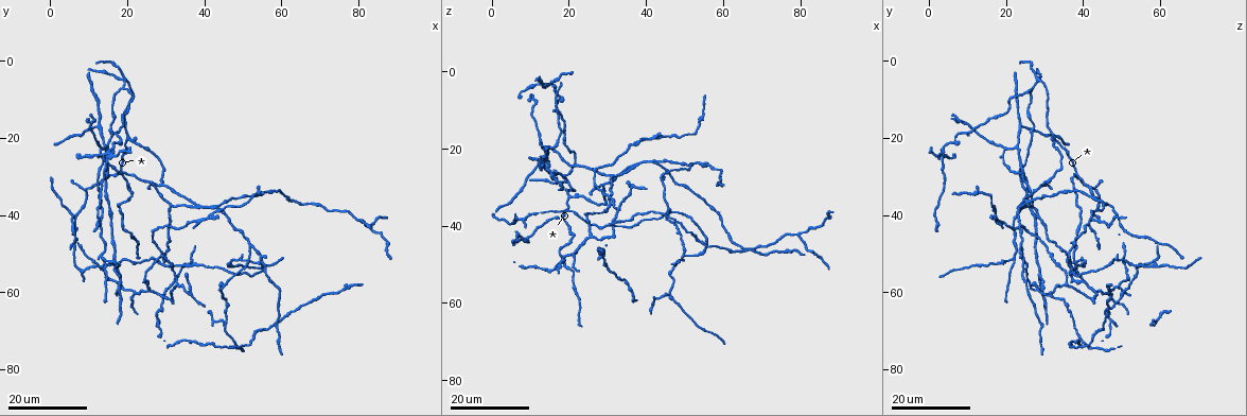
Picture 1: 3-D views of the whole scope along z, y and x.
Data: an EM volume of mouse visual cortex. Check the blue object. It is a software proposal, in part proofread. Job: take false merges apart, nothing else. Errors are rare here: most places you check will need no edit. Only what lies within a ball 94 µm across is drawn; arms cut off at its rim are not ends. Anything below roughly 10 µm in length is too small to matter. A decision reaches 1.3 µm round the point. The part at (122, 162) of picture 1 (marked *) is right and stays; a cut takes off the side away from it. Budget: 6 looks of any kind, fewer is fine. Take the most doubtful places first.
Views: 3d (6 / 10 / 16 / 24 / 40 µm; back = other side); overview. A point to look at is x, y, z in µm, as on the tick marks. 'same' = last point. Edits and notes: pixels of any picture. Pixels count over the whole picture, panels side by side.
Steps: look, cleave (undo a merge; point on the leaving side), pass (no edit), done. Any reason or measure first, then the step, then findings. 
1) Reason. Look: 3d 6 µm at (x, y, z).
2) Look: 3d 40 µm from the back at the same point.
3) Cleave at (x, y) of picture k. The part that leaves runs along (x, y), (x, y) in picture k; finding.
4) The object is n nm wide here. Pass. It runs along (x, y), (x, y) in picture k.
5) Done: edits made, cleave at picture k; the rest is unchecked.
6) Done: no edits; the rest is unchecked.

Three arms meet. Look: 3d 24 µm at (36.5, 61.0, 29.5).

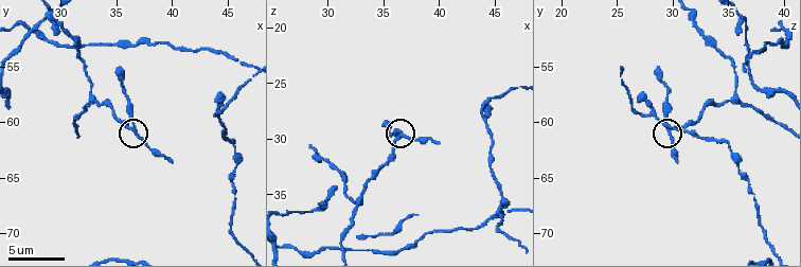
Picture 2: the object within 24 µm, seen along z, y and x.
Look: 3d 6 µm at (36.4, 60.4, 29.8).

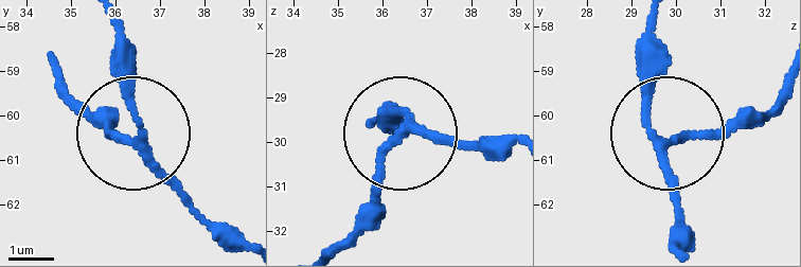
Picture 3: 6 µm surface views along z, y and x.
The object is 170 nm wide here. Pass. It runs along (782, 100), (714, 134), (657, 130), (645, 111), (645, 23) in picture 3; continuous, no second cell.

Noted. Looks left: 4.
A fork. Look: 3d 24 µm at (37.0, 37.5, 24.0).

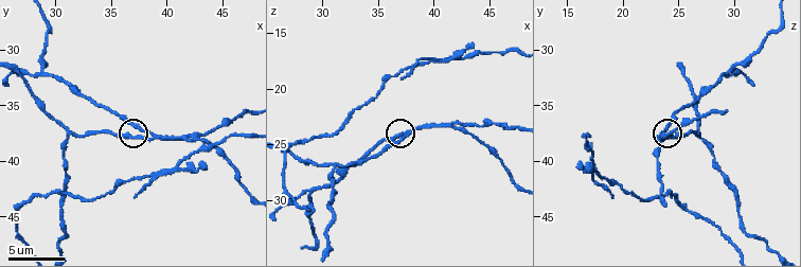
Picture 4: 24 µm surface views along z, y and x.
Look: 3d 10 µm at (37.4, 38.0, 24.2).

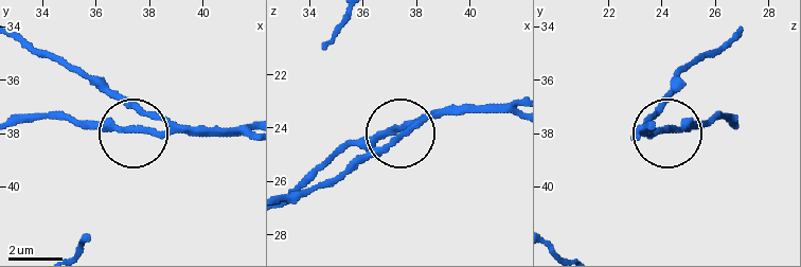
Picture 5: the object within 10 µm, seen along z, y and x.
Pass. It runs along (23, 37), (105, 83), (132, 109), (139, 130), (219, 130) in picture 5; continuous, no second cell.

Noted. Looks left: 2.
Four arms meet. Look: 3d 24 µm at (19.5, 5.0, 28.5).

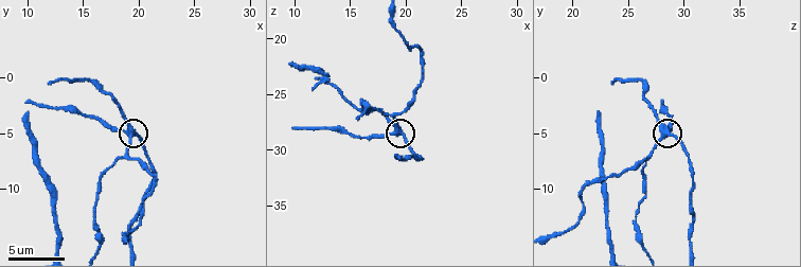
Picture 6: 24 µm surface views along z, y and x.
Look: 3d 6 µm at (19.2, 4.8, 28.2).

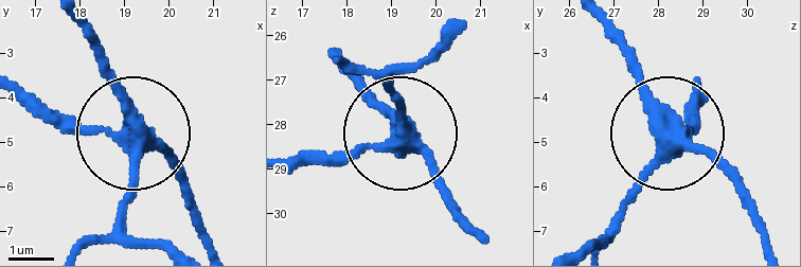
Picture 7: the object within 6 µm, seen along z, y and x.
Pass. It runs along (766, 238), (750, 205), (675, 136), (606, 25) in picture 7; continuous, no second cell.

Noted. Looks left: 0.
Done: no edits; the rest is unchecked.

